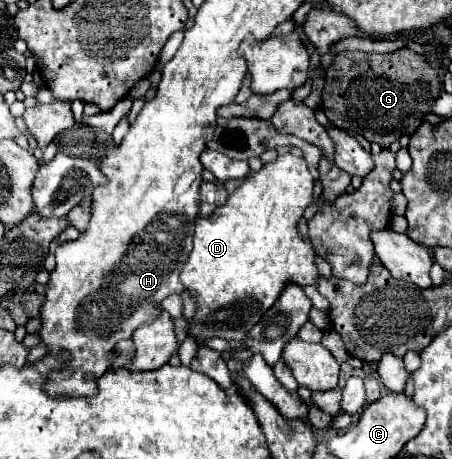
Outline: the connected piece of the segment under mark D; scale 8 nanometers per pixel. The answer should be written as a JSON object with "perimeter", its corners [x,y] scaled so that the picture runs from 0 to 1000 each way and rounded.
{"perimeter":[[[628,336],[597,357],[584,357],[580,370],[562,375],[522,418],[509,423],[491,453],[478,453],[460,475],[434,479],[429,540],[398,593],[398,614],[438,658],[438,675],[416,702],[412,732],[425,732],[438,749],[465,736],[535,741],[535,732],[544,732],[544,723],[615,654],[637,619],[659,619],[673,627],[704,610],[695,540],[686,523],[664,519],[655,501],[668,462],[681,444],[690,444],[690,410],[695,392],[677,366],[673,344]]]}

